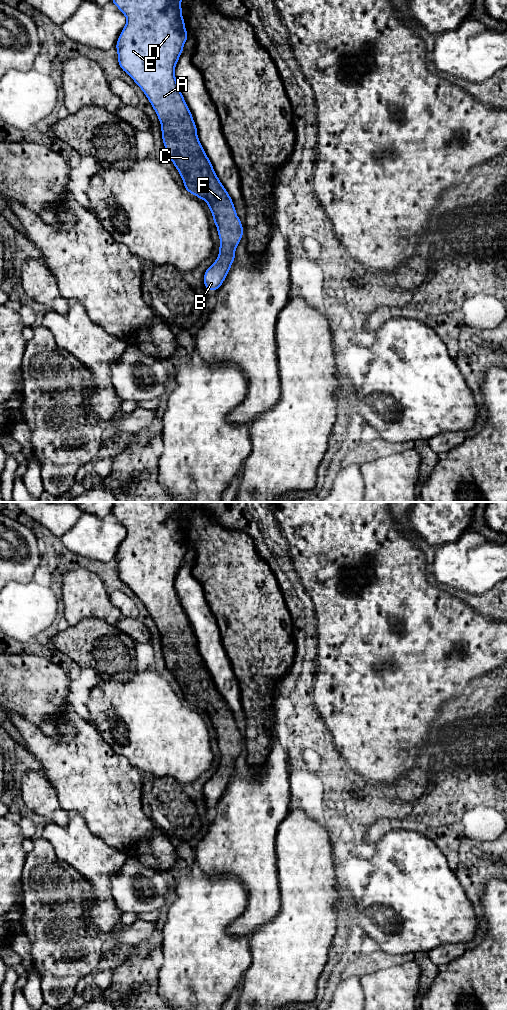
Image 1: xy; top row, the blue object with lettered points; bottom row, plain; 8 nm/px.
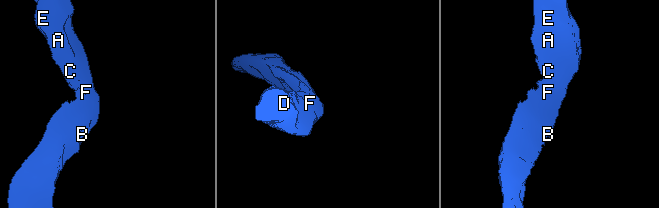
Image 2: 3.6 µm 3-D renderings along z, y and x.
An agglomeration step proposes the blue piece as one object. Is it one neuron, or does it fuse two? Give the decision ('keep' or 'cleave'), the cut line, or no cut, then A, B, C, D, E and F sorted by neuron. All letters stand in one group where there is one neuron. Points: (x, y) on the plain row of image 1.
keep | no cut | A B C D E F

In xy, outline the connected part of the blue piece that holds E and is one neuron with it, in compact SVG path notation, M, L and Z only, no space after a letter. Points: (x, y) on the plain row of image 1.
M113 502L111 513L127 531L116 561L119 578L141 600L158 628L167 668L181 687L185 702L206 713L212 724L220 759L216 773L204 785L204 797L207 802L217 803L234 774L244 741L199 653L193 628L175 590L175 579L188 550L181 520L183 506L184 502Z

